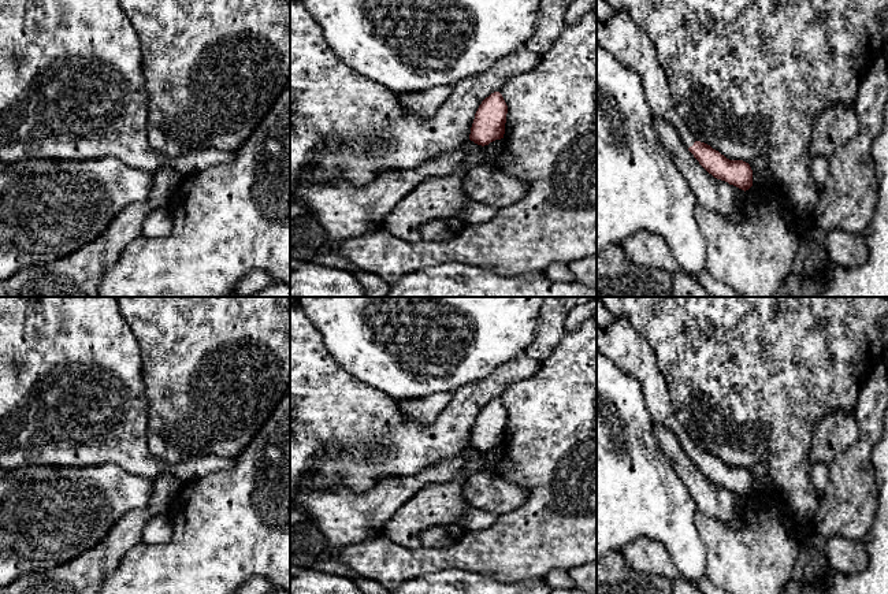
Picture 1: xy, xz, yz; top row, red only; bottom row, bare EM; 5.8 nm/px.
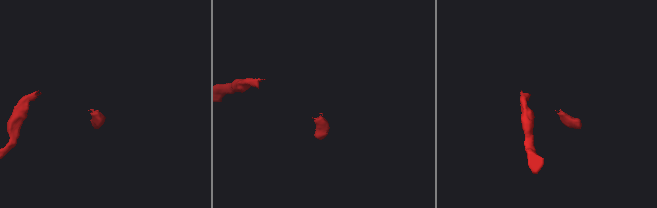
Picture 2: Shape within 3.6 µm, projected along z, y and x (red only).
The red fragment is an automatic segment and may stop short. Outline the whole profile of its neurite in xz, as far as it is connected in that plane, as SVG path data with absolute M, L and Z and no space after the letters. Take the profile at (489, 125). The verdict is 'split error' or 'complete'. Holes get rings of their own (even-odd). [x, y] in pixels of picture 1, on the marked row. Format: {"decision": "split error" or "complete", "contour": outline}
{"decision": "complete", "contour": "M499 92L491 93L479 105L471 127L469 140L478 145L488 145L504 138L508 105Z"}

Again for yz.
{"decision": "split error", "contour": "M616 11L610 19L598 21L597 42L640 77L653 115L677 130L683 144L709 174L744 192L753 186L753 170L748 163L727 159L710 145L696 141L687 129L673 107L654 44L627 12Z"}

